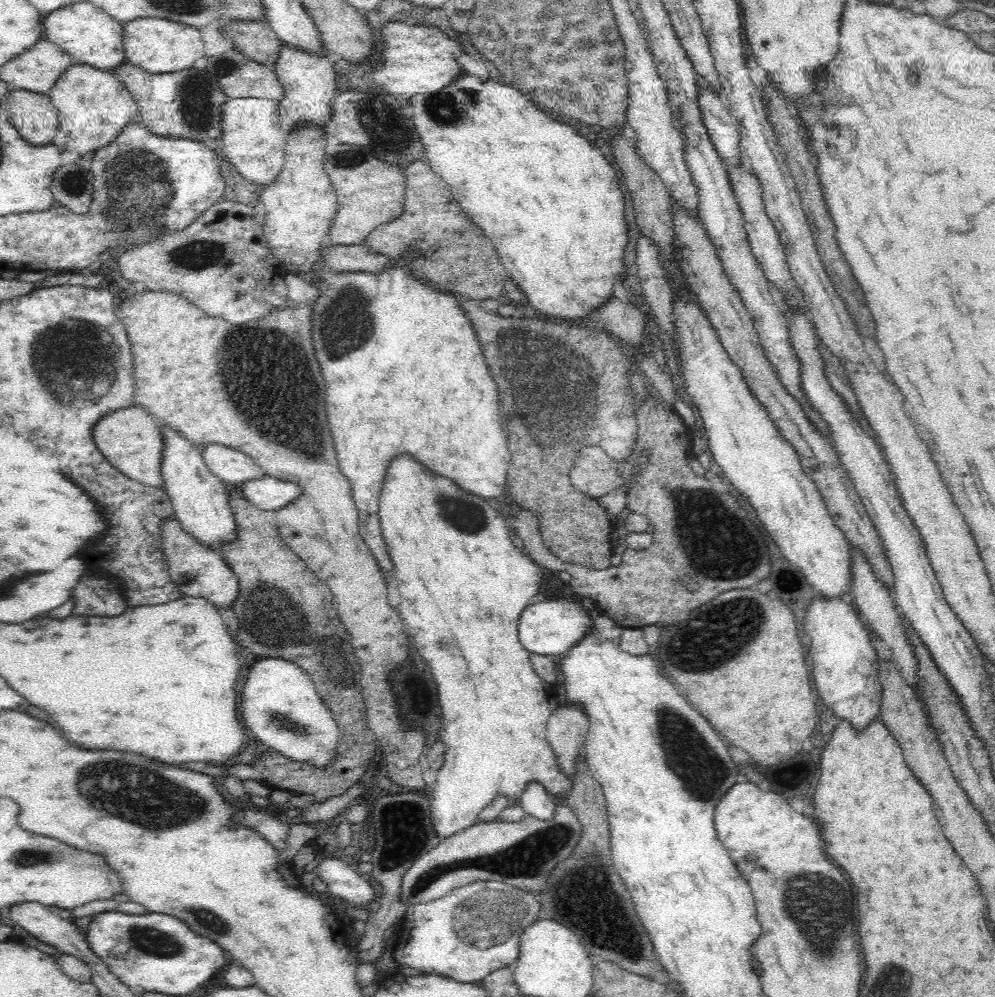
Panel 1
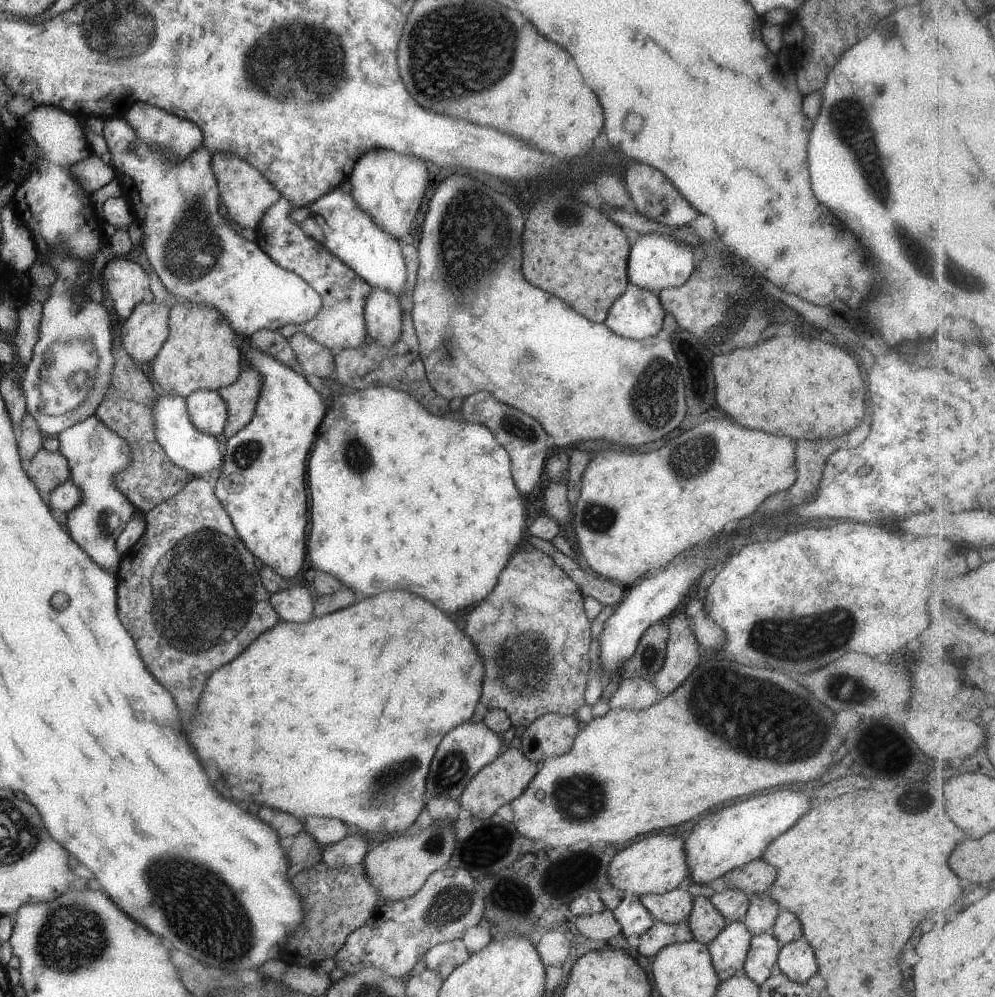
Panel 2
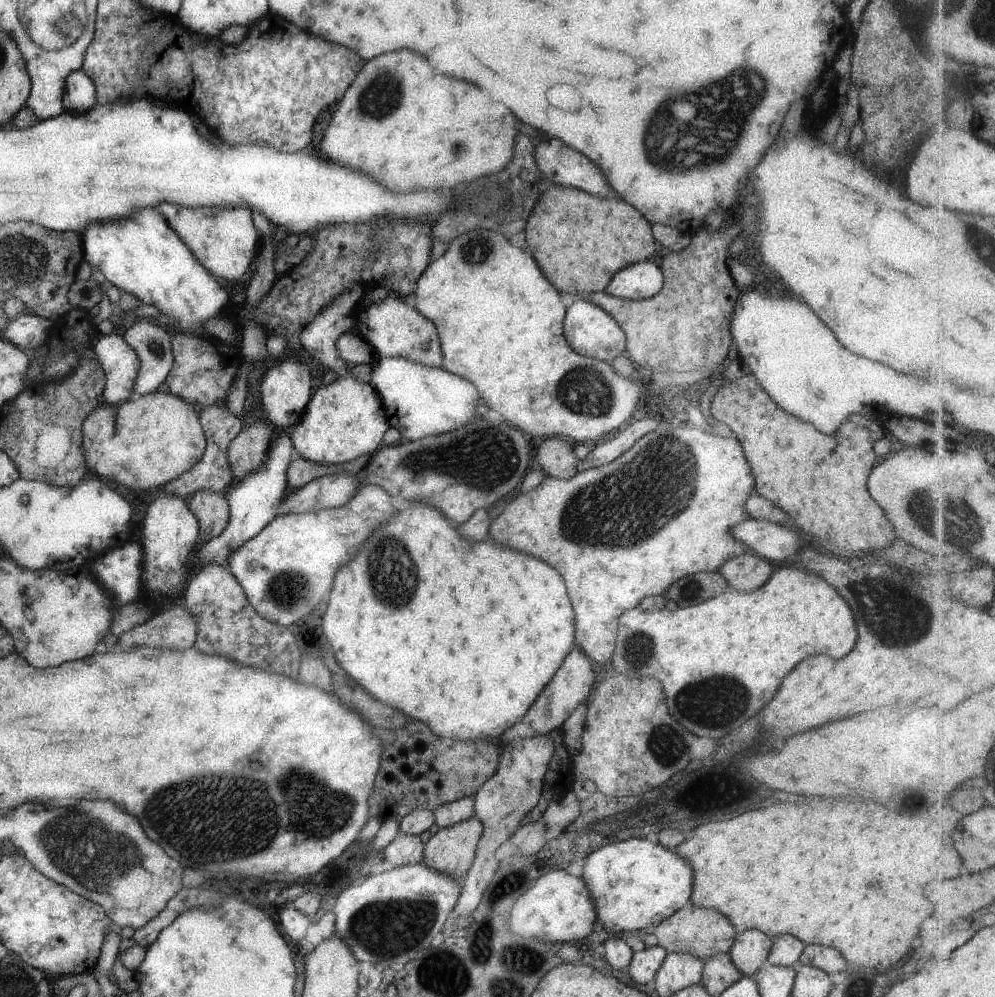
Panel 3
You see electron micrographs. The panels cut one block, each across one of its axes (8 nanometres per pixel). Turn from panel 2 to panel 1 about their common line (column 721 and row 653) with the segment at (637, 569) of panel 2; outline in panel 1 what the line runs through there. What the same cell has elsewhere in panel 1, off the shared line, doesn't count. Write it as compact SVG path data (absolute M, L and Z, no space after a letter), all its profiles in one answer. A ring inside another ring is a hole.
M398 454L390 460L388 470L385 470L384 484L380 491L380 530L382 538L388 546L394 570L396 570L396 588L400 590L400 604L398 610L404 618L404 624L414 636L416 650L420 656L430 664L430 670L434 674L436 686L438 686L438 696L442 704L442 728L440 728L440 739L446 745L446 758L441 769L431 777L431 789L428 792L429 807L431 811L431 823L434 834L439 841L456 834L458 831L467 829L469 826L478 822L478 817L485 806L498 795L506 794L510 797L512 804L518 802L518 798L524 787L530 781L536 781L548 791L551 795L557 797L560 794L568 792L572 782L568 781L564 774L560 773L554 759L554 752L545 737L545 726L549 716L558 708L556 699L556 685L546 684L533 670L529 661L529 654L521 644L517 635L517 622L521 610L531 604L532 600L540 590L542 584L542 569L533 559L531 559L521 549L518 549L508 533L508 520L496 511L492 506L486 503L484 497L476 496L472 492L462 490L454 480L444 478L440 474L430 472L424 468L420 462L416 462L410 454Z

